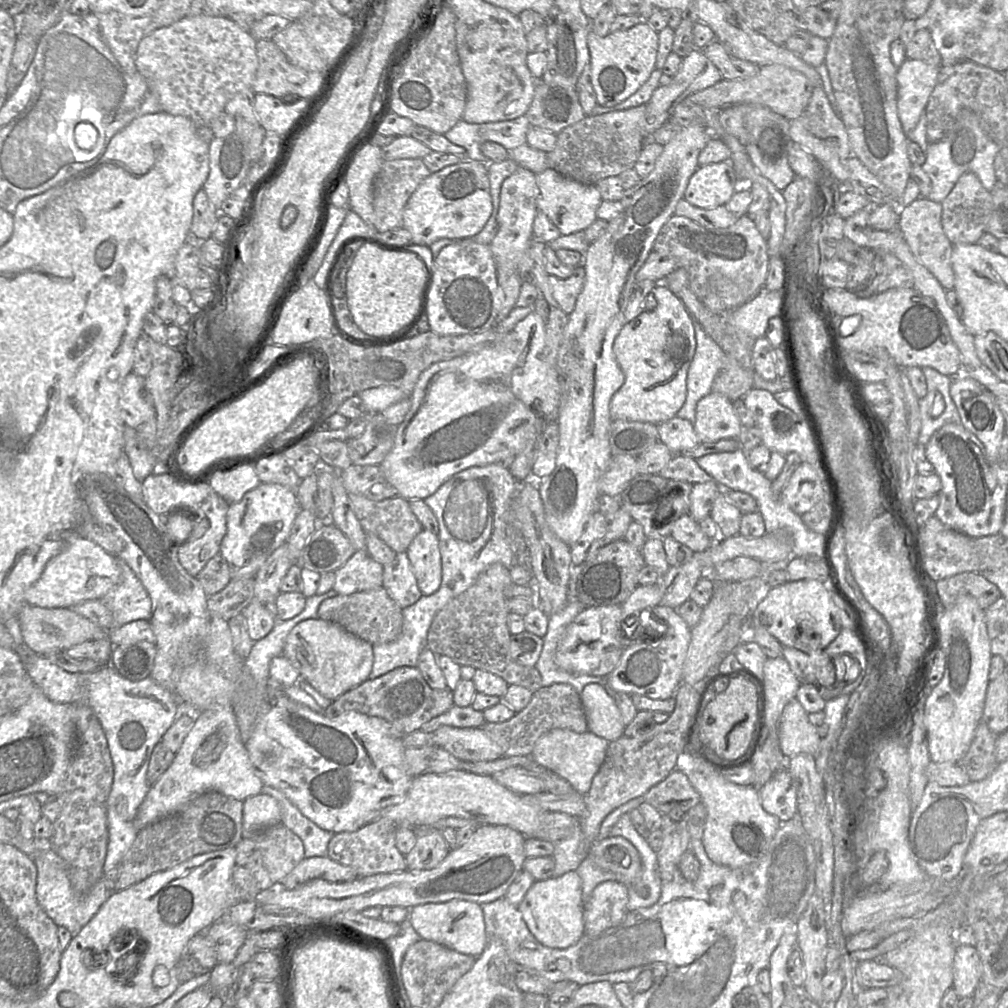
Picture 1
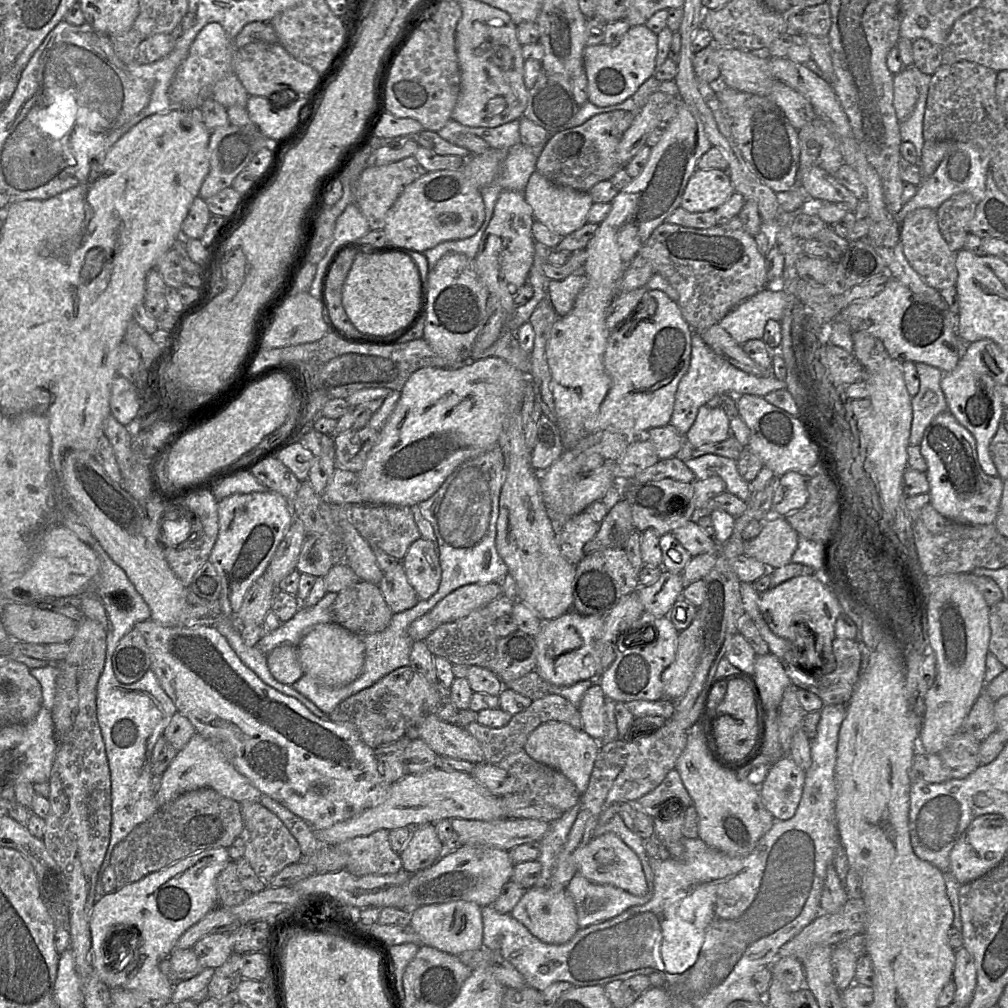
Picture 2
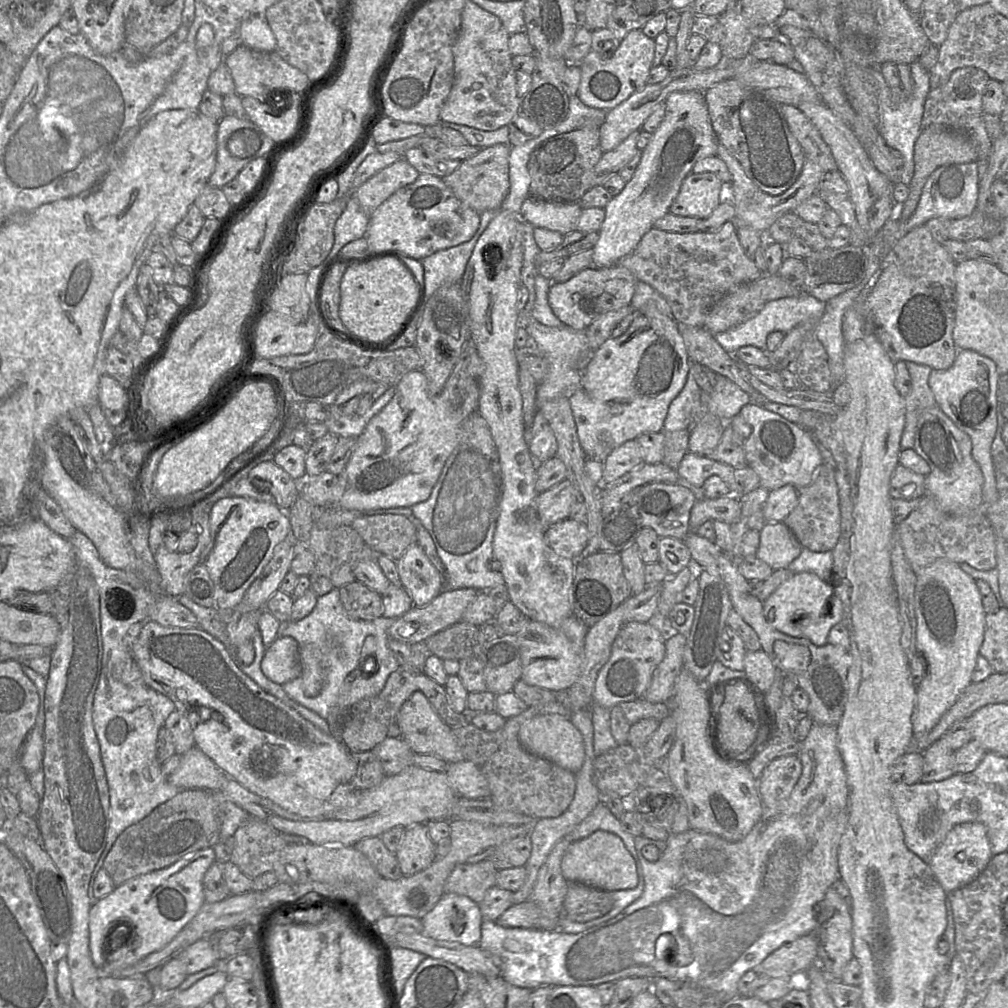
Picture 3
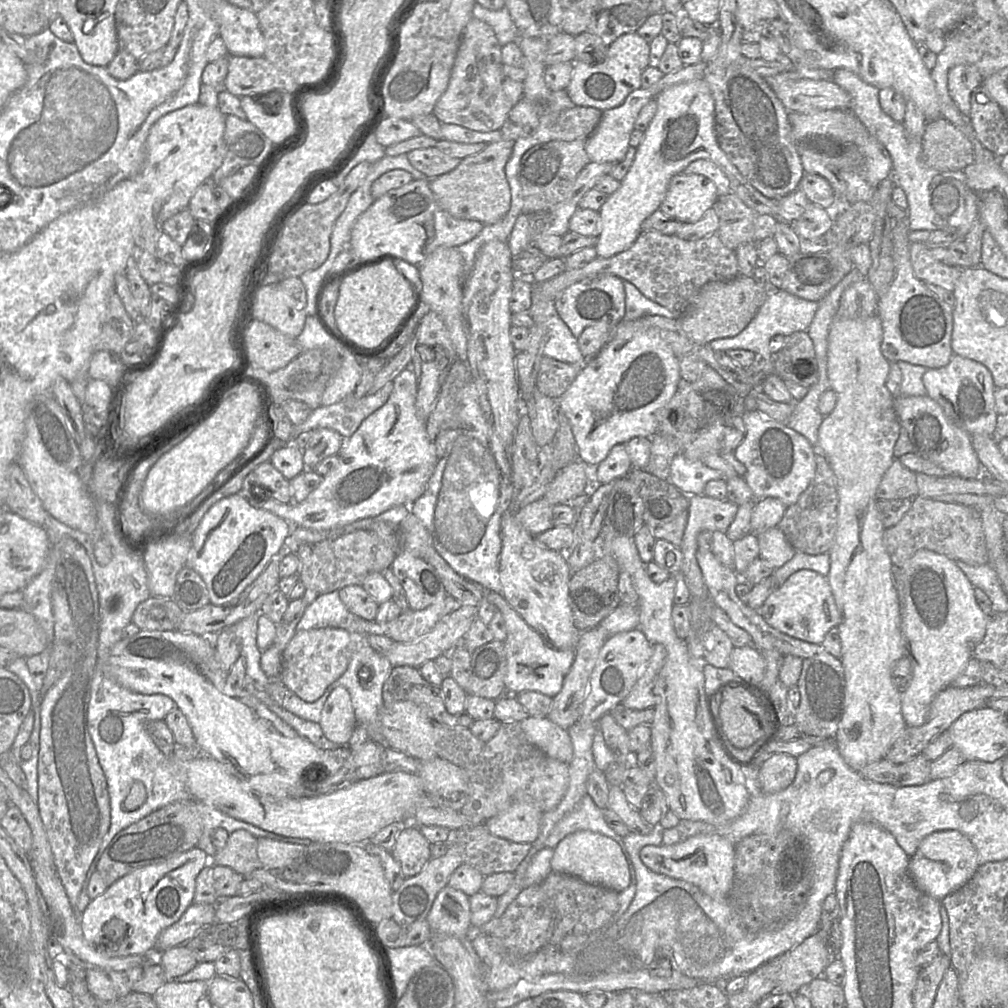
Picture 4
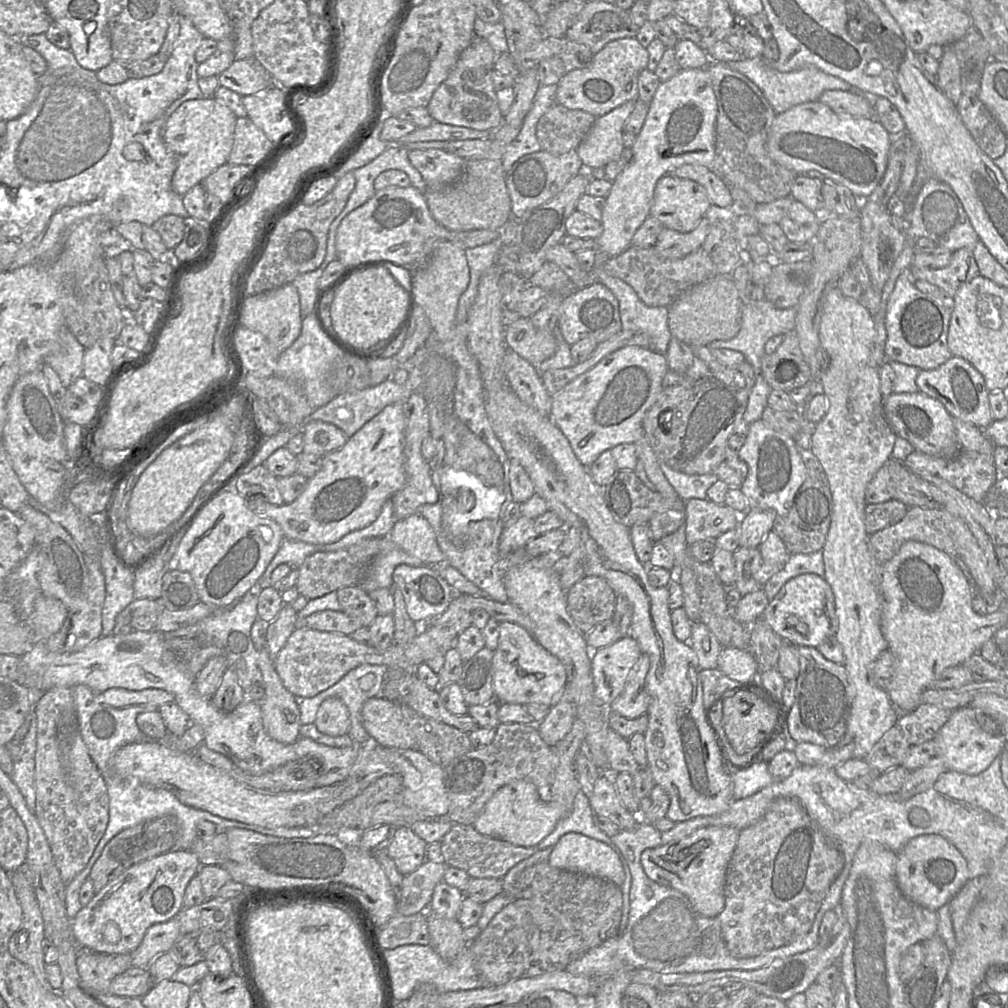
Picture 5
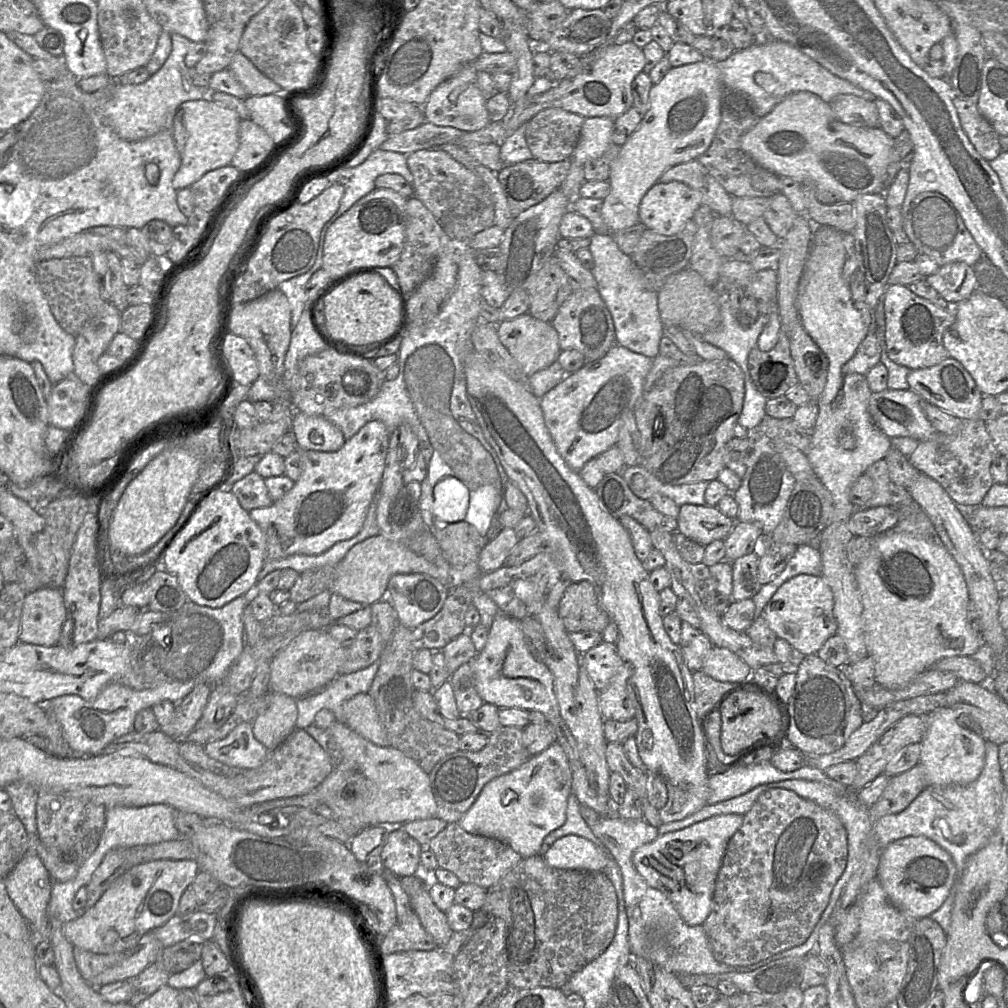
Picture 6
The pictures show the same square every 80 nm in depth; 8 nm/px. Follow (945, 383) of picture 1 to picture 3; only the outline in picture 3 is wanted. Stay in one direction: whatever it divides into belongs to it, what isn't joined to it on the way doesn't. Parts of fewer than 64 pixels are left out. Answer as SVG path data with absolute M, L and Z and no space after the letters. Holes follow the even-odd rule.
M906 362L911 378L911 389L904 396L906 406L906 422L900 440L901 450L913 448L916 425L920 413L929 407L937 405L928 380L933 369L927 365Z

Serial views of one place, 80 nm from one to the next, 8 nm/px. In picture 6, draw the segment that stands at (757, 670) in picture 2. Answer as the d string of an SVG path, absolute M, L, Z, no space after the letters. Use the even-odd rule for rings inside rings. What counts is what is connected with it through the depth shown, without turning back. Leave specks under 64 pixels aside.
M713 647L707 655L702 671L721 682L737 683L751 677L753 670L727 648Z

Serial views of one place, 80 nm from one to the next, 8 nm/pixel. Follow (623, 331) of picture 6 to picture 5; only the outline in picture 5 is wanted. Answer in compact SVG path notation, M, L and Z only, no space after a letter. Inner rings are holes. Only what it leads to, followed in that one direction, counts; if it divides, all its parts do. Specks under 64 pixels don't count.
M596 250L594 276L596 281L605 285L616 297L619 304L620 320L623 330L646 334L650 340L649 348L657 353L665 354L671 335L668 328L668 308L664 306L648 306L637 295L635 290L620 278L607 274L603 268L605 261L610 258Z

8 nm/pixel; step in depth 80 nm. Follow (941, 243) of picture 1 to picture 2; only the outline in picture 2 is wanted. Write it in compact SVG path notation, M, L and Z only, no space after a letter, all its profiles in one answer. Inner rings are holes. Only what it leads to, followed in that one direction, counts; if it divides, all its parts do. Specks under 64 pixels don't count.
M918 208L911 211L900 225L900 244L910 266L929 286L938 291L956 285L956 252L943 238L938 225L937 210Z

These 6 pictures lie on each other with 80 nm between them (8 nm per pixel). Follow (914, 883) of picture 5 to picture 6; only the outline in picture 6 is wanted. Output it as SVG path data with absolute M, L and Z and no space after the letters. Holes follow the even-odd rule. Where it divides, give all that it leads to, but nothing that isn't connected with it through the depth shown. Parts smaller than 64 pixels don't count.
M910 836L888 844L880 854L876 878L890 903L914 919L929 917L949 896L958 879L951 855L924 836Z

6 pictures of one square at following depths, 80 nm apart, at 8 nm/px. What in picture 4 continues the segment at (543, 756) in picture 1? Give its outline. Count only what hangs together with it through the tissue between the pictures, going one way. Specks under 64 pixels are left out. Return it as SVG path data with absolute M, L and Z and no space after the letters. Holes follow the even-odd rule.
M527 716L520 721L526 739L548 756L568 764L573 758L573 745L567 729L547 717Z

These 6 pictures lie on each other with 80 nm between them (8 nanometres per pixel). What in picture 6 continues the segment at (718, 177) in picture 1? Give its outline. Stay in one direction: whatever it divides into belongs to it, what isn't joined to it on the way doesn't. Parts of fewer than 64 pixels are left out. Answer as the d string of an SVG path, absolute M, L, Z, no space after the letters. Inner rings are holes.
M678 181L657 182L641 200L639 223L661 235L676 235L701 206L699 191Z

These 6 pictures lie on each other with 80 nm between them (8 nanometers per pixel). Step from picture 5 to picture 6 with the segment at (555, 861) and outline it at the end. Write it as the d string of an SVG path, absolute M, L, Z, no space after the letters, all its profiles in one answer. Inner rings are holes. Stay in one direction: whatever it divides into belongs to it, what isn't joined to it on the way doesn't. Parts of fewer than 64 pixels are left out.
M567 835L555 841L543 859L556 869L602 872L609 857L590 840Z

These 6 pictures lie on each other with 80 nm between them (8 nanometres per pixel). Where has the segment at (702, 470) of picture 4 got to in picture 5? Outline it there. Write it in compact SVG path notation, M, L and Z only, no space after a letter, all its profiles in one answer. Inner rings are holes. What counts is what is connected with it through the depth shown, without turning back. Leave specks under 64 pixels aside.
M661 463L661 469L666 476L668 483L683 501L692 498L705 499L707 489L718 480L715 473L690 475L673 470L663 463Z

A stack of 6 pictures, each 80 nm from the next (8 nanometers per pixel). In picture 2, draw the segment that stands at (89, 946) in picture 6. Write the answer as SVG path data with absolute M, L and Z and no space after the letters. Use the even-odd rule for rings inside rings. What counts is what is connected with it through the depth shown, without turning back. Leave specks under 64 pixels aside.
M227 848L207 849L152 872L136 882L100 895L95 901L89 922L91 962L99 979L110 989L136 991L153 1003L169 1001L175 982L161 971L159 965L170 956L186 930L219 906L216 880L230 861Z

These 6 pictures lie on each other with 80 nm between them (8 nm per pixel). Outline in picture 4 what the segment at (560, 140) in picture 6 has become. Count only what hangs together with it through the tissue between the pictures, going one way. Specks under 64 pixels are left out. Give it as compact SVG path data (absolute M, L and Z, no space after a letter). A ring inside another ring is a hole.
M575 106L562 111L551 125L554 140L586 139L597 127L602 114L597 108L585 106Z

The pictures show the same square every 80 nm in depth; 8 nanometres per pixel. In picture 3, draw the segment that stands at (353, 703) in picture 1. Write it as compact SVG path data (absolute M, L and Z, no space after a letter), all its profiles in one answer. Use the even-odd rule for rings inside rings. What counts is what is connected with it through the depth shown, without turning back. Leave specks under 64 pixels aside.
M407 666L393 671L382 691L375 697L362 699L349 708L341 730L341 741L352 753L372 750L387 737L401 738L396 719L402 704L414 693L421 692L438 716L450 727L460 727L470 722L469 713L458 713L452 709L444 686L429 678L424 672Z

